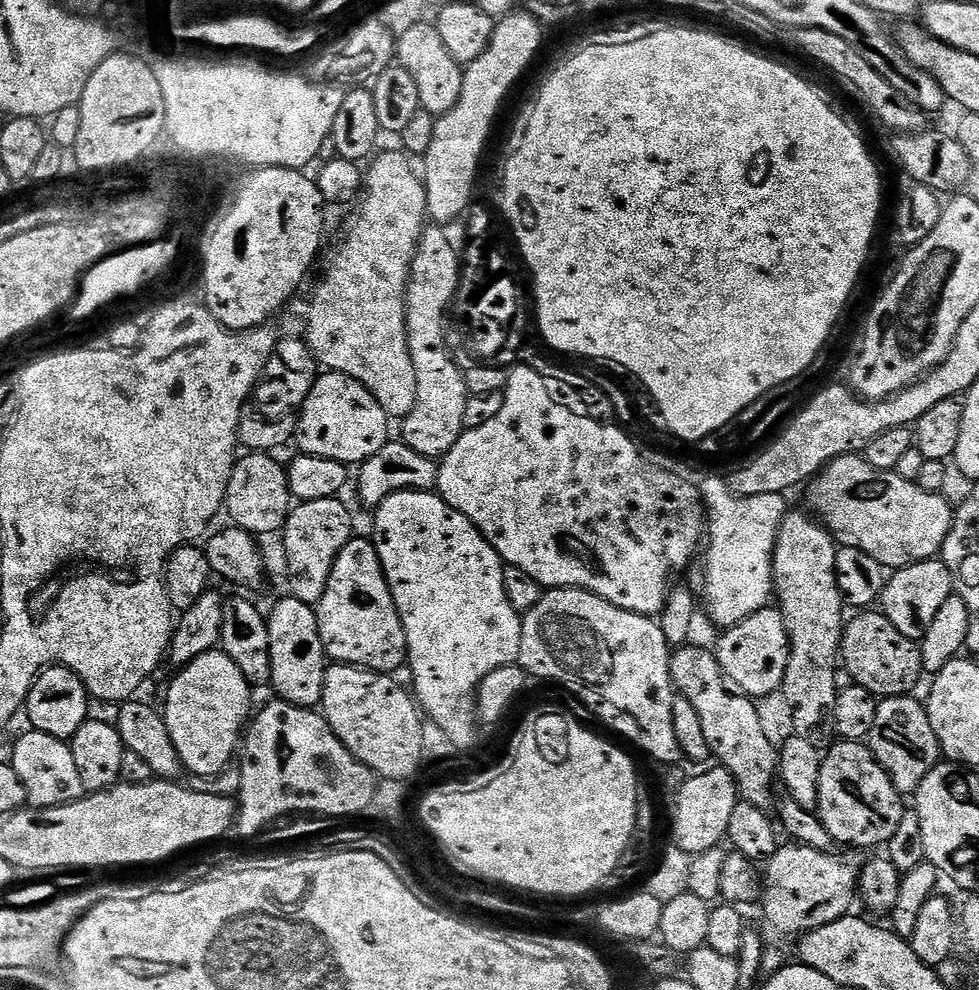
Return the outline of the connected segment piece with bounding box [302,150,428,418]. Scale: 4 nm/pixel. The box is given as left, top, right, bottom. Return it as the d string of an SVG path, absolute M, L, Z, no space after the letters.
M403 151L384 152L373 155L370 163L366 168L366 175L362 180L362 195L359 197L358 203L355 205L356 213L348 220L348 225L344 228L344 237L340 240L340 245L336 248L336 253L332 256L332 261L328 264L328 269L324 272L324 277L316 284L316 289L312 292L312 297L308 300L308 321L304 324L303 339L308 341L308 349L312 351L316 357L316 363L321 369L330 372L341 372L350 378L354 378L362 386L366 386L366 390L370 390L370 394L374 394L376 401L382 406L382 410L386 410L386 414L390 418L403 418L410 414L410 410L416 401L416 371L414 370L414 362L408 353L408 335L406 334L406 318L404 317L404 289L408 287L408 271L412 268L412 259L416 253L416 247L420 241L420 235L423 234L426 227L426 217L428 216L428 199L426 198L426 190L424 189L424 181L411 168L409 157Z

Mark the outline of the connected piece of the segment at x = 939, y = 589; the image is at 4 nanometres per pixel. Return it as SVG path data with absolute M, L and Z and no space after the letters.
M943 559L918 562L905 568L897 568L887 577L882 597L882 611L884 617L901 634L906 634L906 638L919 642L924 639L926 630L930 630L930 622L934 622L942 602L946 602L946 598L953 595L952 575Z

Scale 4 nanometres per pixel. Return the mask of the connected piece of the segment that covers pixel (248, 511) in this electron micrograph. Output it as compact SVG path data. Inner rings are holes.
M248 452L237 459L233 469L232 477L228 483L228 494L226 497L226 516L233 525L244 532L252 533L253 537L268 536L271 532L279 533L288 520L288 514L294 507L292 492L288 489L288 474L283 463L276 461L275 455L267 452Z

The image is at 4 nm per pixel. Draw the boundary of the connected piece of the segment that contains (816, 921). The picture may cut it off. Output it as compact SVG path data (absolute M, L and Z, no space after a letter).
M790 842L777 847L762 868L762 903L764 902L764 920L780 936L799 938L806 932L813 932L838 918L849 915L853 911L853 900L858 894L857 865L847 864L839 860L832 852L814 850L804 844Z

